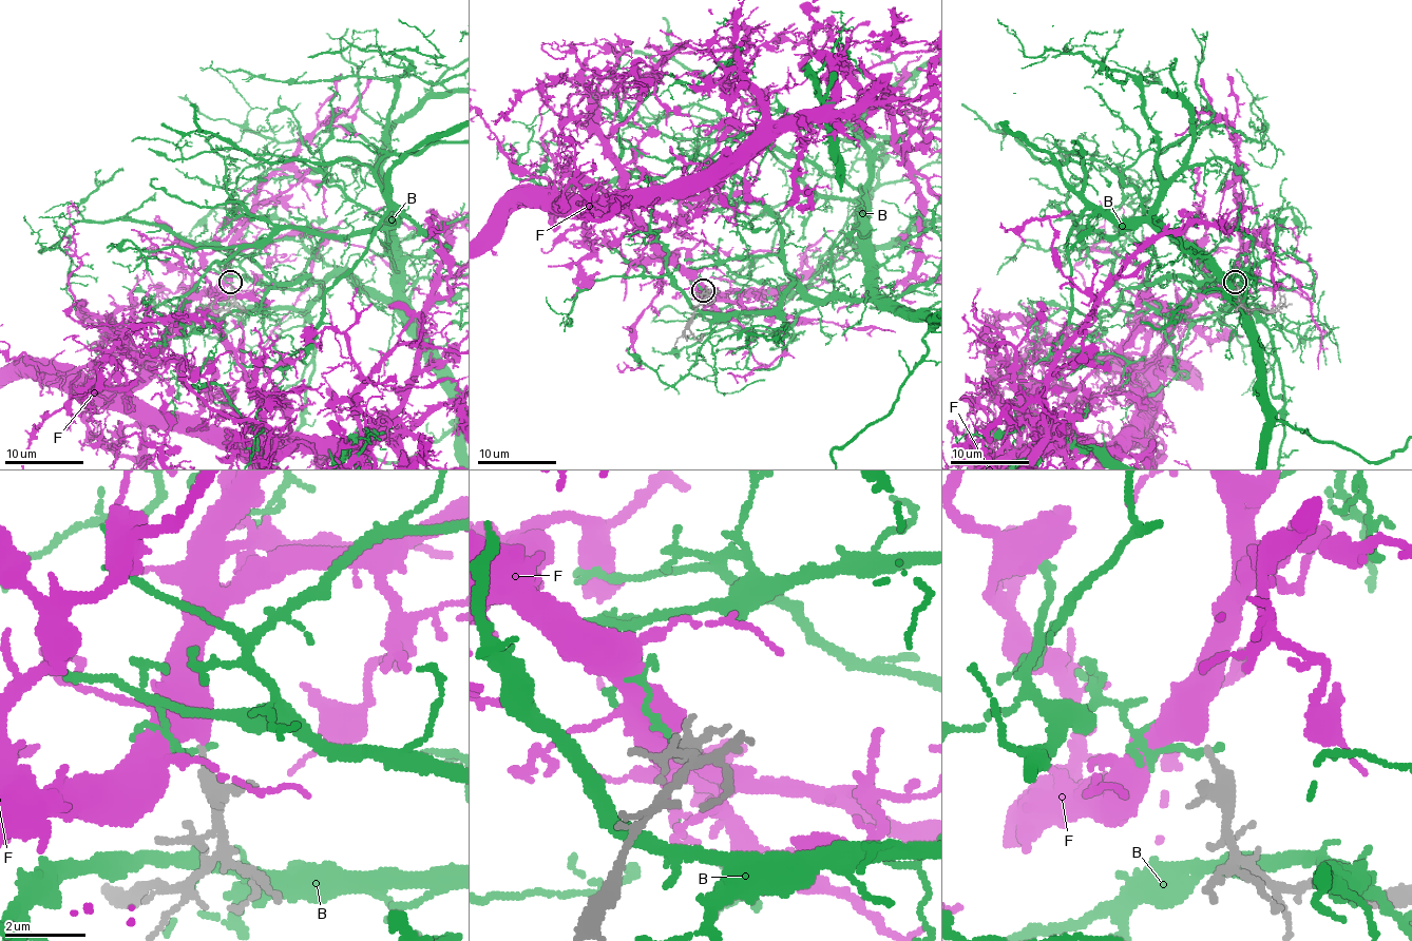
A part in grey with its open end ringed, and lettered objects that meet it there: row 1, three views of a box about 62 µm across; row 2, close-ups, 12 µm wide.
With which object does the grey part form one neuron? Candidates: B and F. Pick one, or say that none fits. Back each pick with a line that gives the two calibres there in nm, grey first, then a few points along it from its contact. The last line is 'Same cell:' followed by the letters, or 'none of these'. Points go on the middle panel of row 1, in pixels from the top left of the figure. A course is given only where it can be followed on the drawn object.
F: Thickness 200 nm (grey) against 700 nm
Same cell: F

